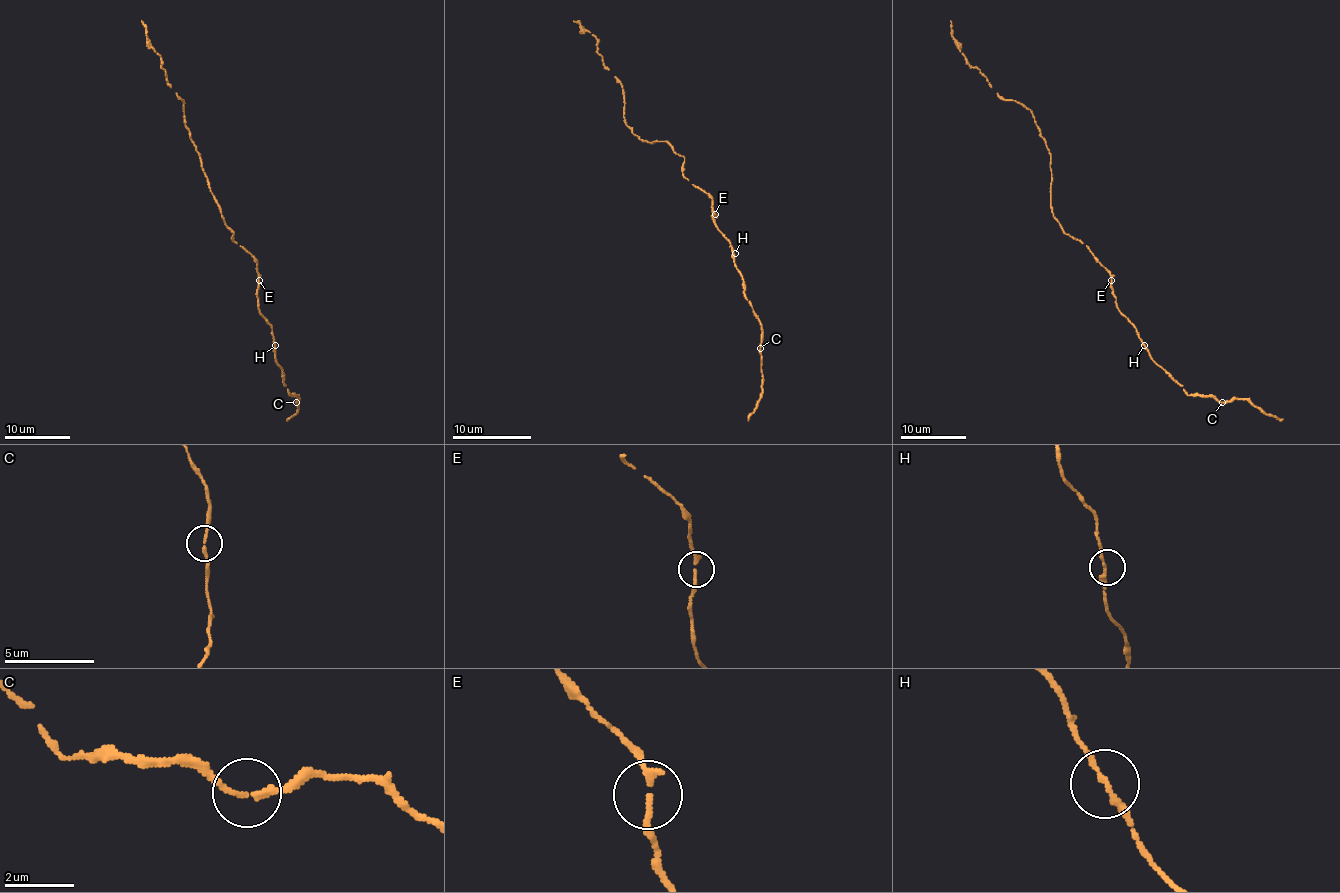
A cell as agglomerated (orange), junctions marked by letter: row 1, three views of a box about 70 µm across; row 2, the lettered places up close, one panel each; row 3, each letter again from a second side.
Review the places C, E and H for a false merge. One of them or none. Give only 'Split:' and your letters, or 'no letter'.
Split: no letter

